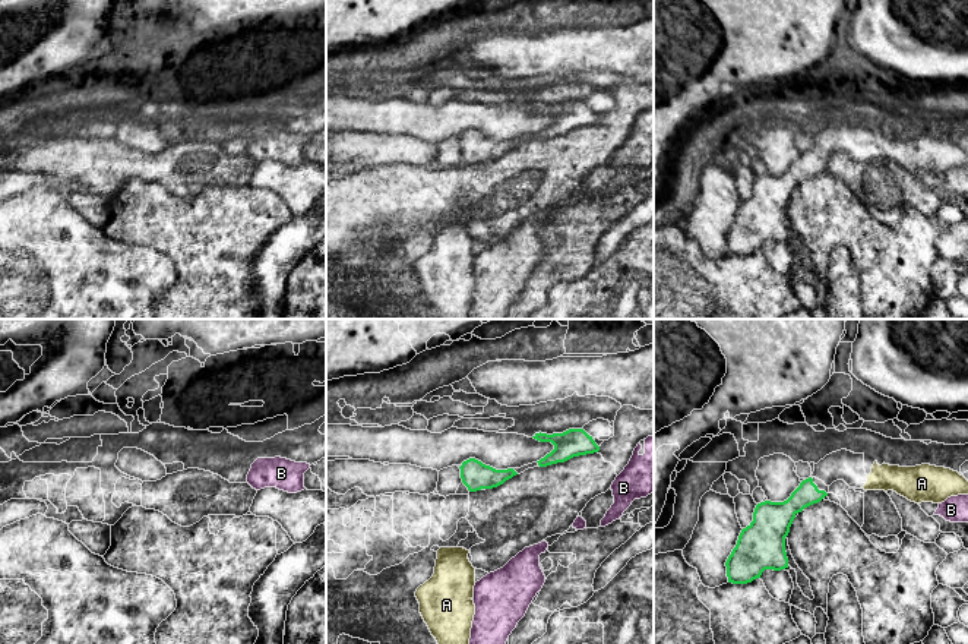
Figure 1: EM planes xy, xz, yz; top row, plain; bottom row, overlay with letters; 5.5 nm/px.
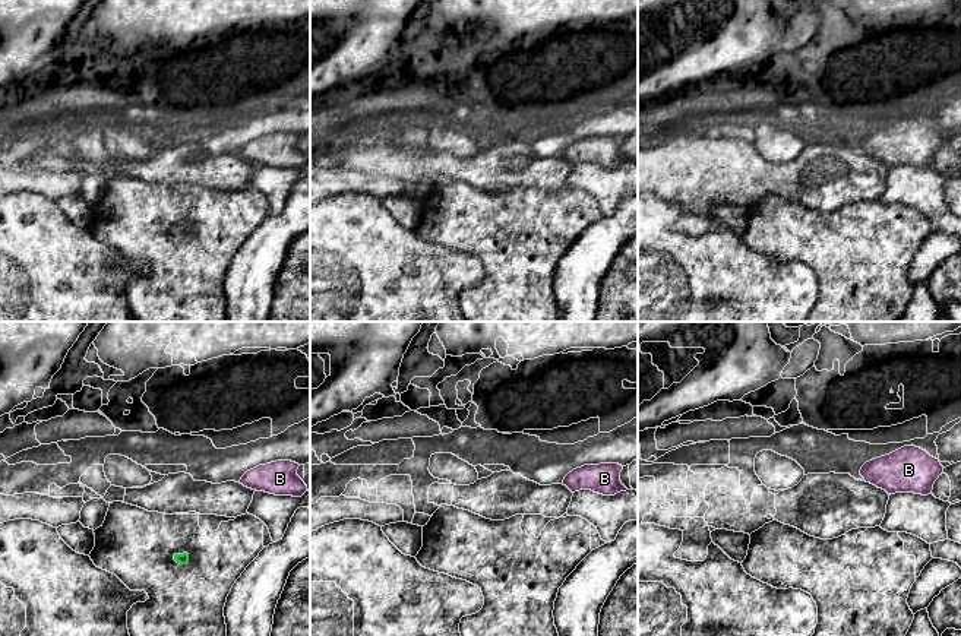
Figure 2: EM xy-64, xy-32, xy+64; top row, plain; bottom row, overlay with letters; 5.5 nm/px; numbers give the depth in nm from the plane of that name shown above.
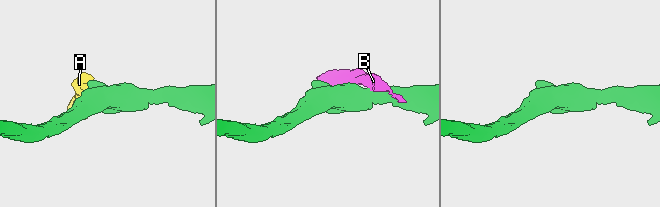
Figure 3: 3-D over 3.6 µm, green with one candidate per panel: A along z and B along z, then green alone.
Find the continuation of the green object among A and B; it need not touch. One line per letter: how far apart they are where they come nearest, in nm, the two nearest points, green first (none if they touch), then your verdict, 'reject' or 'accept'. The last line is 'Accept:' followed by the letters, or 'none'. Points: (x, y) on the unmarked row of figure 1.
A: 190 nm | yz (826, 166), (861, 160) | accept
B: 170 nm | xz (598, 122), (625, 139) | reject
Accept: A

